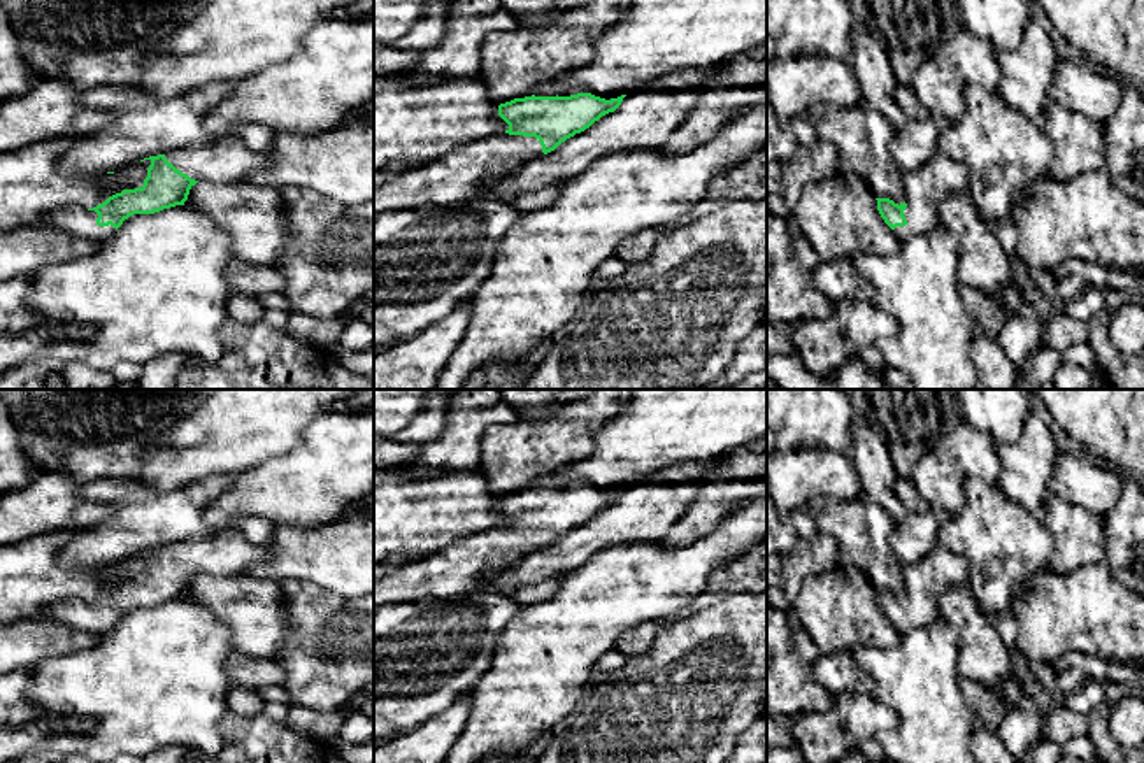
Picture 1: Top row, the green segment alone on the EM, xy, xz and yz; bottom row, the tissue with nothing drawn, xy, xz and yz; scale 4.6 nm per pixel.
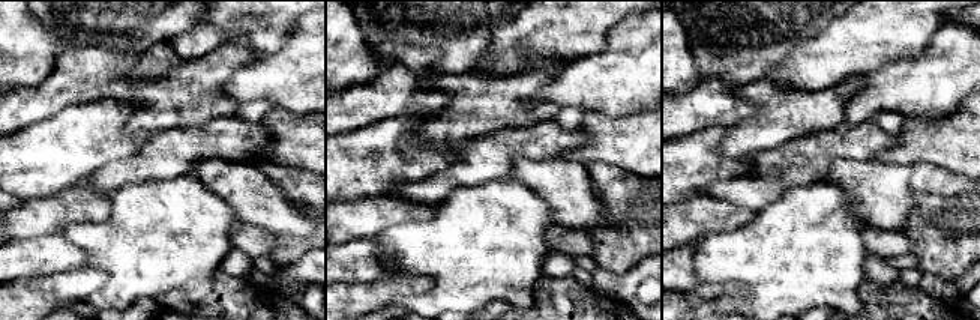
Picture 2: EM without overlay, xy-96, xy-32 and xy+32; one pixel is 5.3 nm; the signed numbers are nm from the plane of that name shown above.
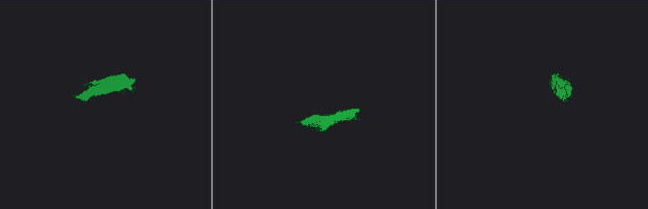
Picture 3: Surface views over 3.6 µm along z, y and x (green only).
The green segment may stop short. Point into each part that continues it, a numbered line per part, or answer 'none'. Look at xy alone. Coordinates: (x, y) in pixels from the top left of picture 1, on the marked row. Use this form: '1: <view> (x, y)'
1: xy (225, 158)
2: xy (128, 178)

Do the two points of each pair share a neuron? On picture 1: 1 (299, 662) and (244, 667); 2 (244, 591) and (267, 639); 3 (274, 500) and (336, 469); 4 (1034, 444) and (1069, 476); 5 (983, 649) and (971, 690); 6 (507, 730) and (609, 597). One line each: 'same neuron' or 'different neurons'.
1: different neurons
2: same neuron
3: same neuron
4: different neurons
5: different neurons
6: same neuron

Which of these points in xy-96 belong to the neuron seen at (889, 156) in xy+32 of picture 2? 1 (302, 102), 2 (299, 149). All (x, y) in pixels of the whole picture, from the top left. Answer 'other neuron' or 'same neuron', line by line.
1: other neuron
2: same neuron

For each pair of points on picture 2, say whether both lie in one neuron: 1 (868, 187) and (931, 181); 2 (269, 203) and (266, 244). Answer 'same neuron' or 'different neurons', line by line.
1: different neurons
2: different neurons

